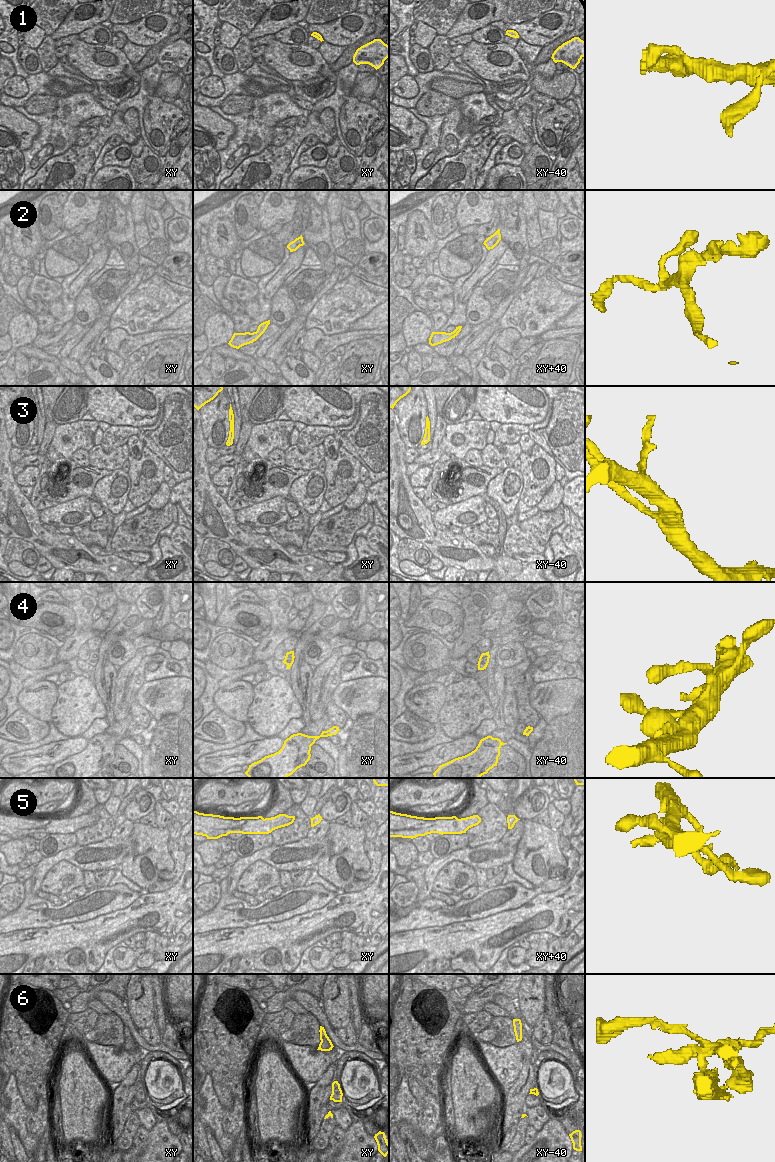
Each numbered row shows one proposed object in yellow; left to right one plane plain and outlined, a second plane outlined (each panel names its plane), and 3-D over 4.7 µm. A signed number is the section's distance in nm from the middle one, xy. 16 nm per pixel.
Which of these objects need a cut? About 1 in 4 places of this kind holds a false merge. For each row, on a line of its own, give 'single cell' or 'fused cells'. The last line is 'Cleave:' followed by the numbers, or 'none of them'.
1: single cell
2: single cell
3: fused cells
4: single cell
5: single cell
6: fused cells
Cleave: 3, 6

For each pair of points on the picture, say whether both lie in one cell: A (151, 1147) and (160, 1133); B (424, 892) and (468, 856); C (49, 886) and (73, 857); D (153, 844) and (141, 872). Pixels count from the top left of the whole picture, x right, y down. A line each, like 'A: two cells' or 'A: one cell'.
A: one cell
B: one cell
C: two cells
D: one cell

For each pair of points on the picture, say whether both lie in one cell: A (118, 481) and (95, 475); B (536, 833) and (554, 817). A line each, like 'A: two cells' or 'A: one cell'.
A: two cells
B: two cells

